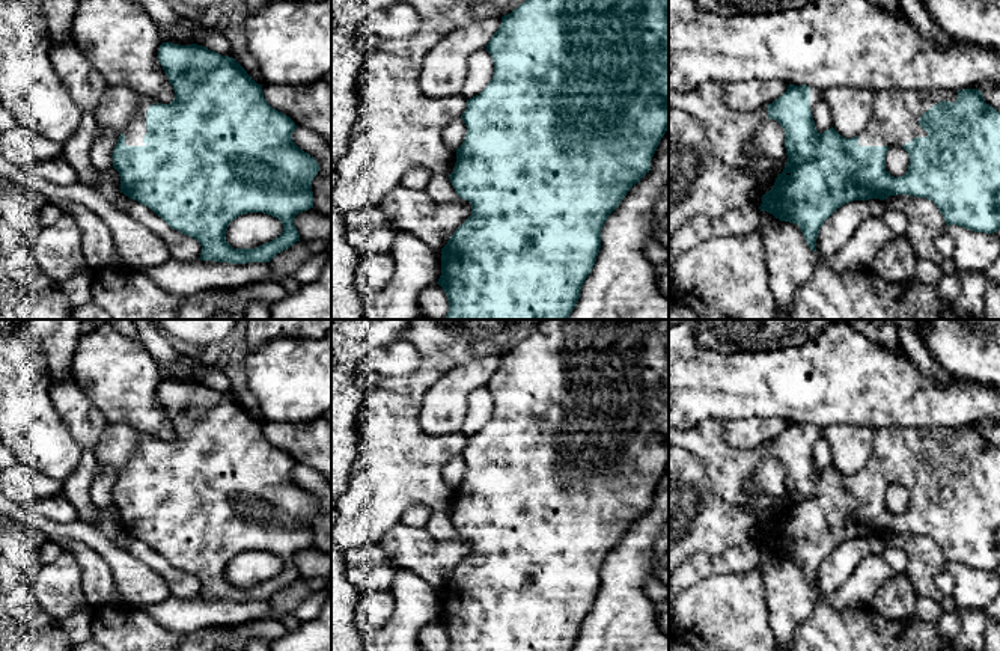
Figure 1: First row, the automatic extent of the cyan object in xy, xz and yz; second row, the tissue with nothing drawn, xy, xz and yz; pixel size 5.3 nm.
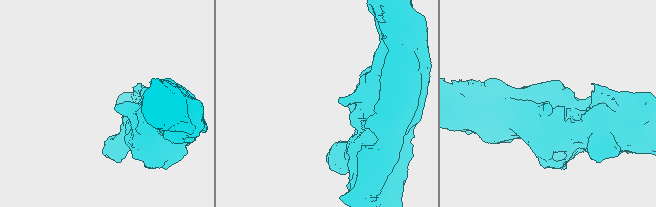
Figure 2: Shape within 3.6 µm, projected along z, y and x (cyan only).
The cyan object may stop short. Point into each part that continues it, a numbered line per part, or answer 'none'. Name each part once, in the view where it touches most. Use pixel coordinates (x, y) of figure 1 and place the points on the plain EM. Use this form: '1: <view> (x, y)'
1: yz (895, 457)

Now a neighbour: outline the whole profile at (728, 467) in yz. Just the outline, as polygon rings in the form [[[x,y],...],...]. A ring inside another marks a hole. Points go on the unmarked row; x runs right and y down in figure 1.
[[[705,419],[690,429],[669,429],[669,445],[684,448],[702,461],[715,494],[724,502],[744,506],[758,496],[744,487],[768,458],[767,443],[752,449],[733,448],[723,437],[723,422]]]

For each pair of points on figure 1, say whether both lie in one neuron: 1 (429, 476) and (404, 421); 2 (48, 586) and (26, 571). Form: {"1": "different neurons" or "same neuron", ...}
{"1": "same neuron", "2": "different neurons"}

